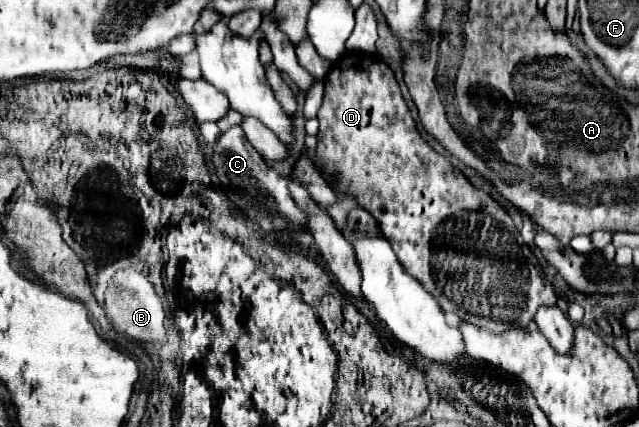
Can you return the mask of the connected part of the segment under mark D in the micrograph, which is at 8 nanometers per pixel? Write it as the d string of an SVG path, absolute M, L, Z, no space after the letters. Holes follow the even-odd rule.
M355 55L339 59L327 75L325 99L317 119L319 133L315 153L319 153L319 161L324 166L323 179L334 190L353 197L379 221L383 235L391 241L395 253L399 253L399 261L403 261L407 273L423 283L445 313L481 329L501 333L507 329L527 327L535 319L535 309L543 305L557 305L553 283L545 279L543 269L533 267L527 259L523 259L521 245L525 243L521 241L515 225L511 225L503 215L501 205L493 199L483 201L481 197L489 197L489 193L483 189L471 189L473 185L463 177L463 173L445 173L447 161L417 131L417 125L401 97L395 75L383 61ZM335 173L336 179L330 181L330 176ZM475 219L483 229L471 229ZM447 245L515 245L515 253L509 255L509 251L503 251L503 255L491 255L481 251L475 255Z

